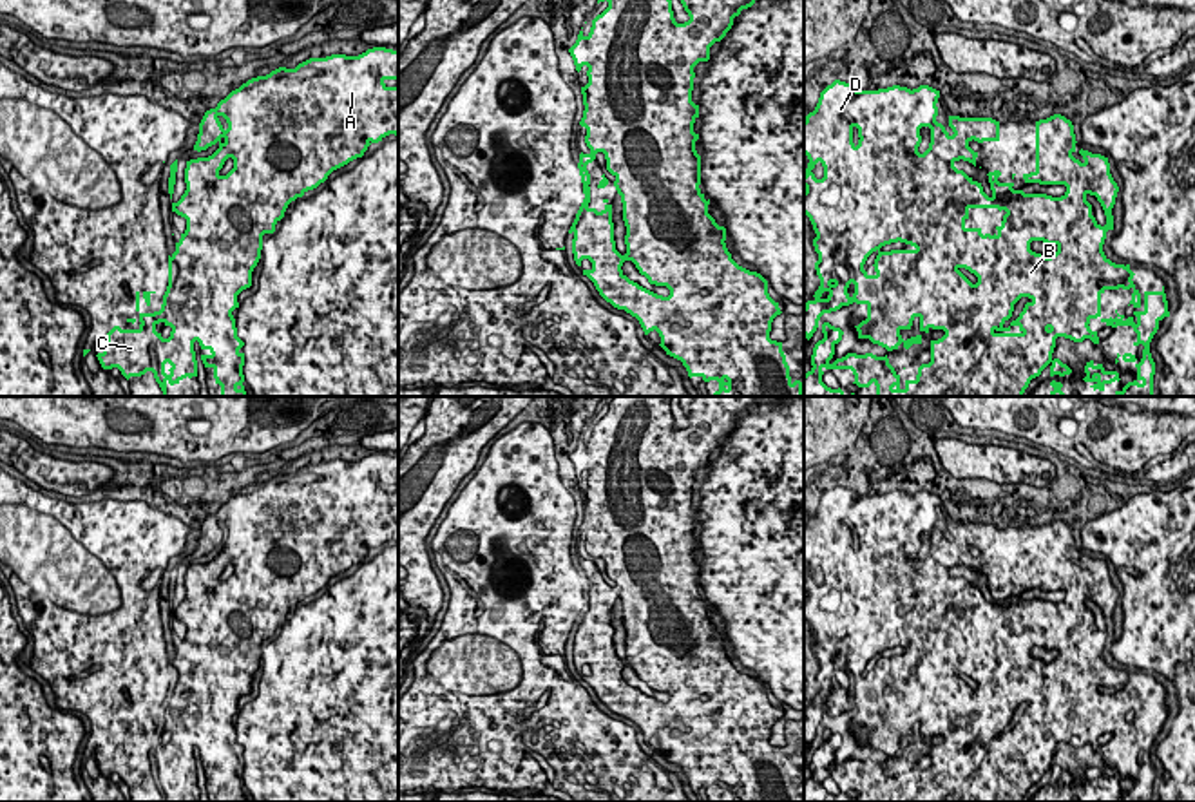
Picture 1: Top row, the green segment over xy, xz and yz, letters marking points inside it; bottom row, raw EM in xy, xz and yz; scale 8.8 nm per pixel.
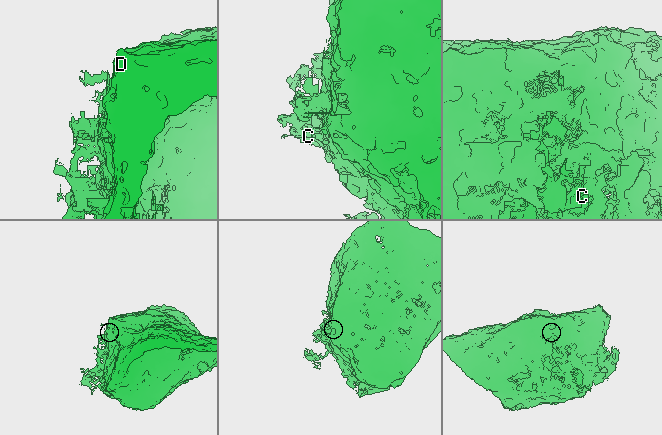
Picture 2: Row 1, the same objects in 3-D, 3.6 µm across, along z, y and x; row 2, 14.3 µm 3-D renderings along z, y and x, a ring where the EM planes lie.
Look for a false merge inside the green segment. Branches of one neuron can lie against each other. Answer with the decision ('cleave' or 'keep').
cleave

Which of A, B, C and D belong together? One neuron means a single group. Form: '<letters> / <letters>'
A B D / C

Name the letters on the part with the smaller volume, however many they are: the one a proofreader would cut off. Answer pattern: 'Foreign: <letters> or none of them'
Foreign: C

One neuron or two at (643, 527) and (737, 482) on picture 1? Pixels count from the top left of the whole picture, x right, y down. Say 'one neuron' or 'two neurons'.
one neuron

